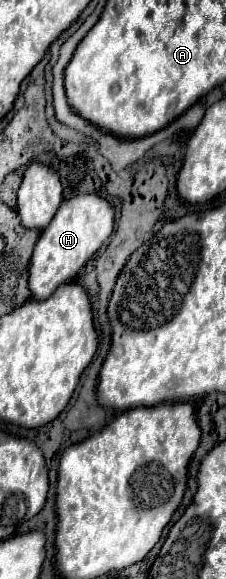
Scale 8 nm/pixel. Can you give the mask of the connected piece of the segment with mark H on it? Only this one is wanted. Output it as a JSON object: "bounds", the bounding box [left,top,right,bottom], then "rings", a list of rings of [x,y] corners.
{"bounds":[28,194,114,300],"rings":[[[80,194],[62,202],[54,220],[42,230],[28,268],[28,288],[34,300],[46,300],[60,284],[70,282],[88,258],[106,242],[114,230],[114,208],[98,194]]]}

